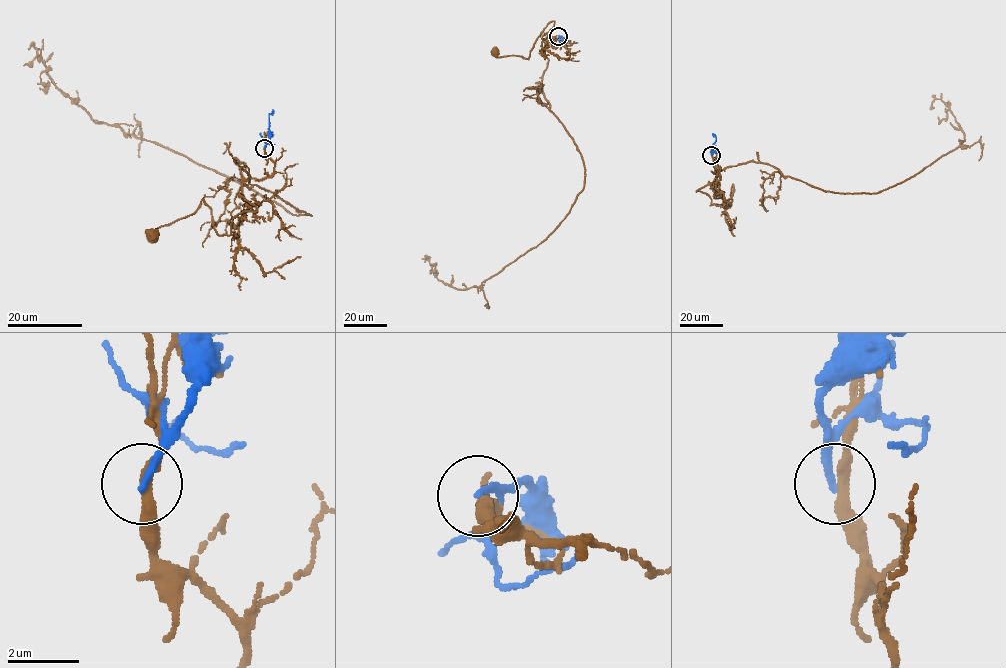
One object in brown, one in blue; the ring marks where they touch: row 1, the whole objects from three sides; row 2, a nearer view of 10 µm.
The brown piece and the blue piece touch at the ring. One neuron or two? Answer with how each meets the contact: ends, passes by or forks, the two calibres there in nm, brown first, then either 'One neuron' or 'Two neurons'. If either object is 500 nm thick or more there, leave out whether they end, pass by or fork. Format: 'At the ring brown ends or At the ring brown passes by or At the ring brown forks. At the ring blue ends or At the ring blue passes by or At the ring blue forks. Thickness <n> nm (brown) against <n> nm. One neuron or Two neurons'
At the ring brown passes by. At the ring blue ends. Thickness 320 nm (brown) against 190 nm. Two neurons

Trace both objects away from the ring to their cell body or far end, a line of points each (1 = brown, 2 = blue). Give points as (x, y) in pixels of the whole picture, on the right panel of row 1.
1: (712, 155), (716, 178), (696, 191), (705, 193), (712, 204), (723, 204), (733, 186), (732, 201), (726, 204)
2: (712, 155), (716, 137), (712, 133)

